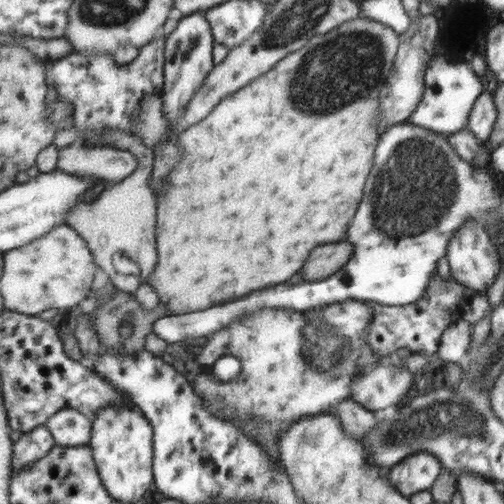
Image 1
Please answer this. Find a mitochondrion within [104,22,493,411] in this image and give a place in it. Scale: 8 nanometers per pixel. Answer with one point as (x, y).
(416, 187)

